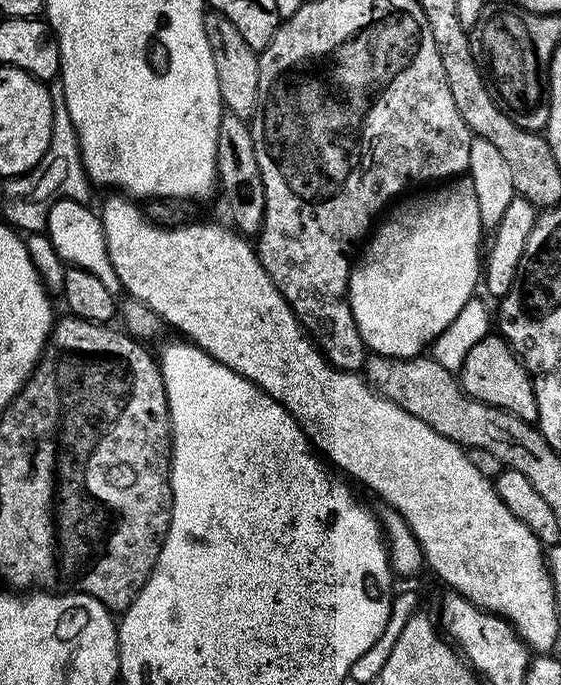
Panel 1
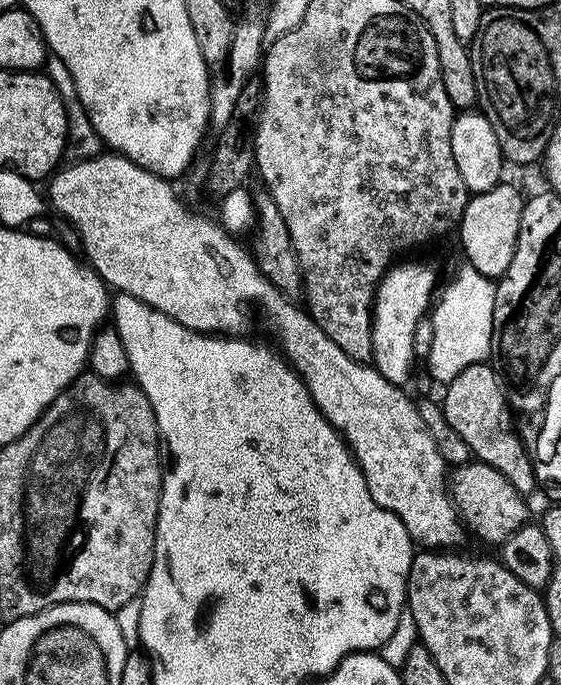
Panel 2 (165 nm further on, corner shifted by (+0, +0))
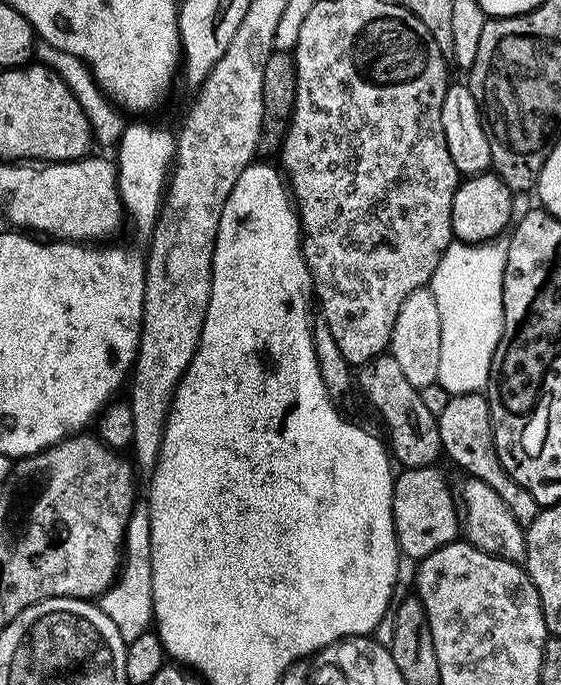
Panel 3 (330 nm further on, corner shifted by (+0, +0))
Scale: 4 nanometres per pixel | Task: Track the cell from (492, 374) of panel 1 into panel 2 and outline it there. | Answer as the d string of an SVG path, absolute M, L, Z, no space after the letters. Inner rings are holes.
M488 362L466 366L466 370L462 370L458 378L446 385L443 392L445 418L458 437L466 442L471 455L481 464L494 466L498 474L506 474L514 490L525 494L537 491L536 472L532 469L533 459L514 423L514 413L508 403L508 396L504 393L499 371Z

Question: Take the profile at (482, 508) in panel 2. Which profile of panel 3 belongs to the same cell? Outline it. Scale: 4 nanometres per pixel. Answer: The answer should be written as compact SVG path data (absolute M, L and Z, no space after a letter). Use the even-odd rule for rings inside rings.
M439 467L404 468L392 481L392 530L394 544L409 556L413 562L425 560L434 550L443 544L453 543L458 536L458 500L452 497L444 476L439 472Z

